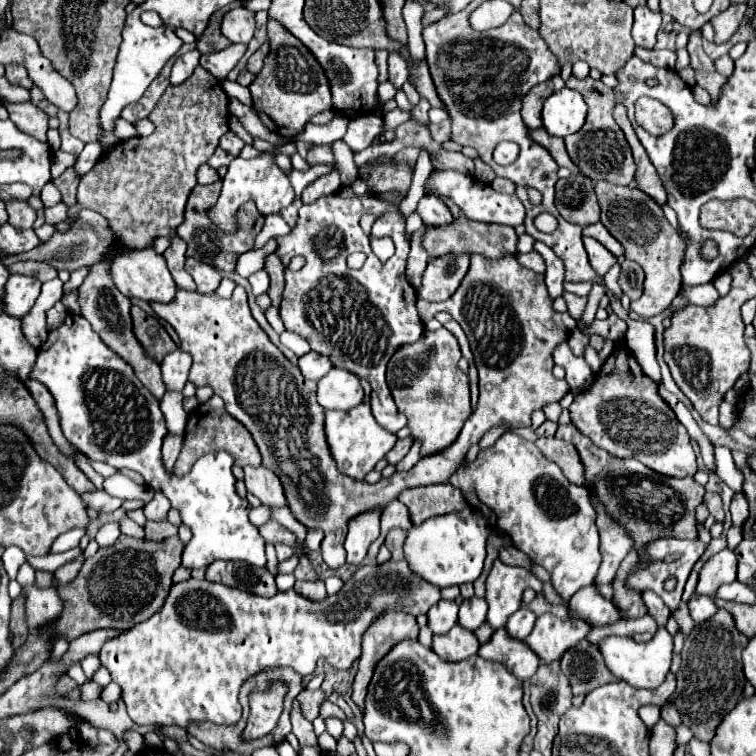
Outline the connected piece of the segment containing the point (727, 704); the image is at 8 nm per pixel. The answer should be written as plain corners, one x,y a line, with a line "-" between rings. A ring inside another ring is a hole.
718,610
704,624
696,624
686,636
684,648
680,652
682,666
676,674
678,688
670,702
676,704
682,724
694,732
694,738
708,742
722,718
740,702
742,688
746,684
740,652
746,644
748,638
736,630
736,622
728,610

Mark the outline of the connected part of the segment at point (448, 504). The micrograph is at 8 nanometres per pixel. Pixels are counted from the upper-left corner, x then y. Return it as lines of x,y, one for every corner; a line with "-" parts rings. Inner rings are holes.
434,484
422,488
410,488
400,494
398,498
410,510
410,518
414,524
422,524
426,518
452,514
464,510
468,504
458,488
452,484

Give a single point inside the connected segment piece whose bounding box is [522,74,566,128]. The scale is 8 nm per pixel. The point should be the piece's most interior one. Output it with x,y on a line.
532,104

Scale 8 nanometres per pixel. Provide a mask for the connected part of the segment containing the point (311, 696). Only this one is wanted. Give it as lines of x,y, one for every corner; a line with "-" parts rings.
304,690
300,696
296,696
300,702
300,710
304,716
308,716
308,708
320,708
320,702
324,700
322,690

